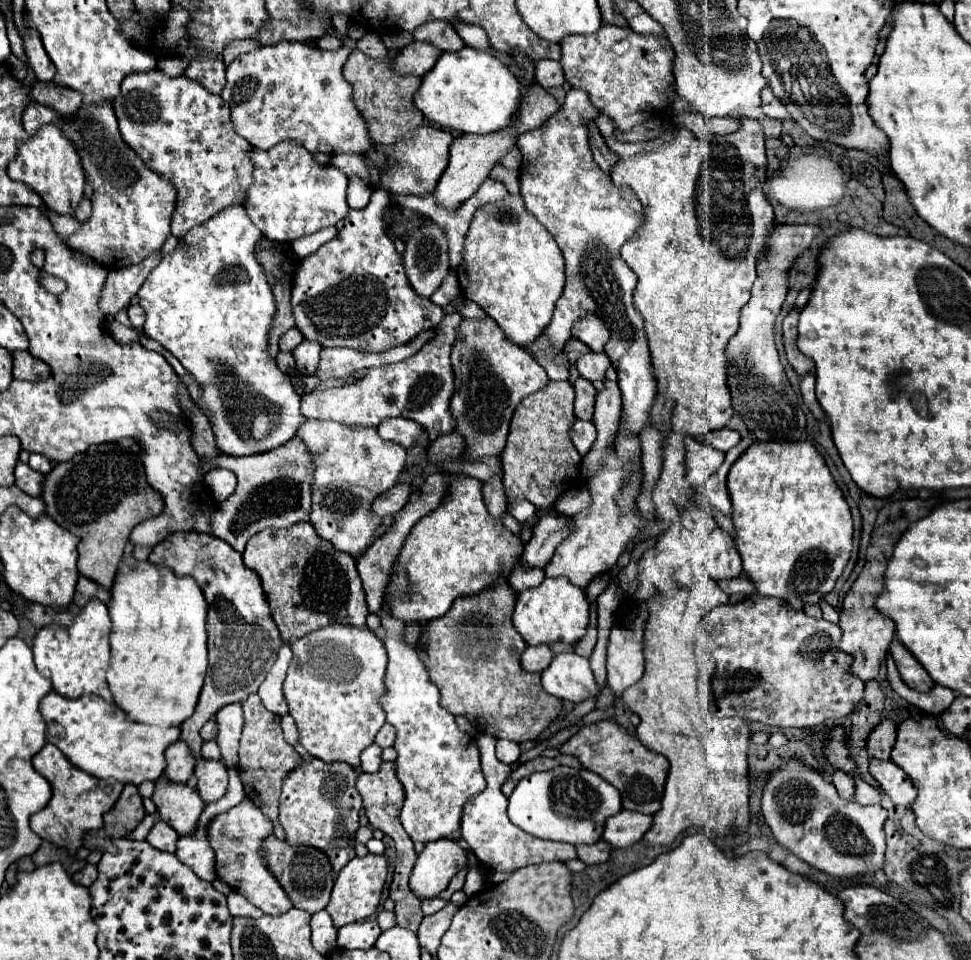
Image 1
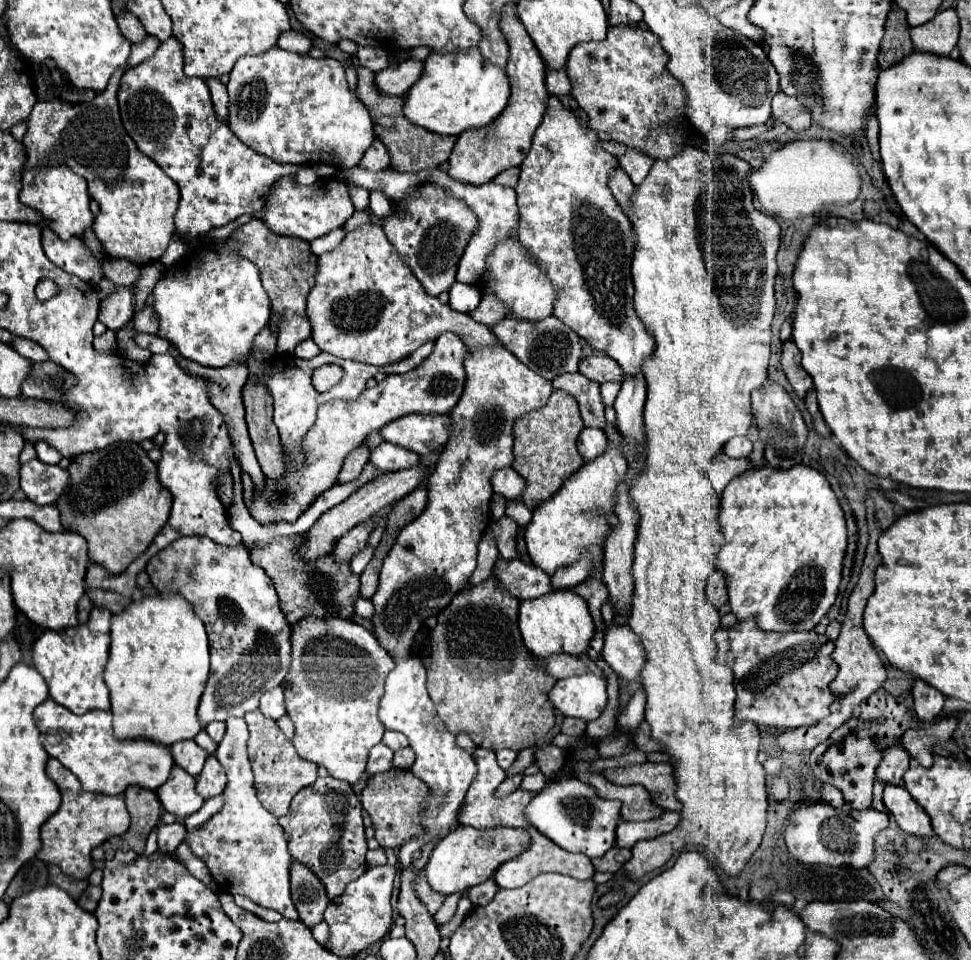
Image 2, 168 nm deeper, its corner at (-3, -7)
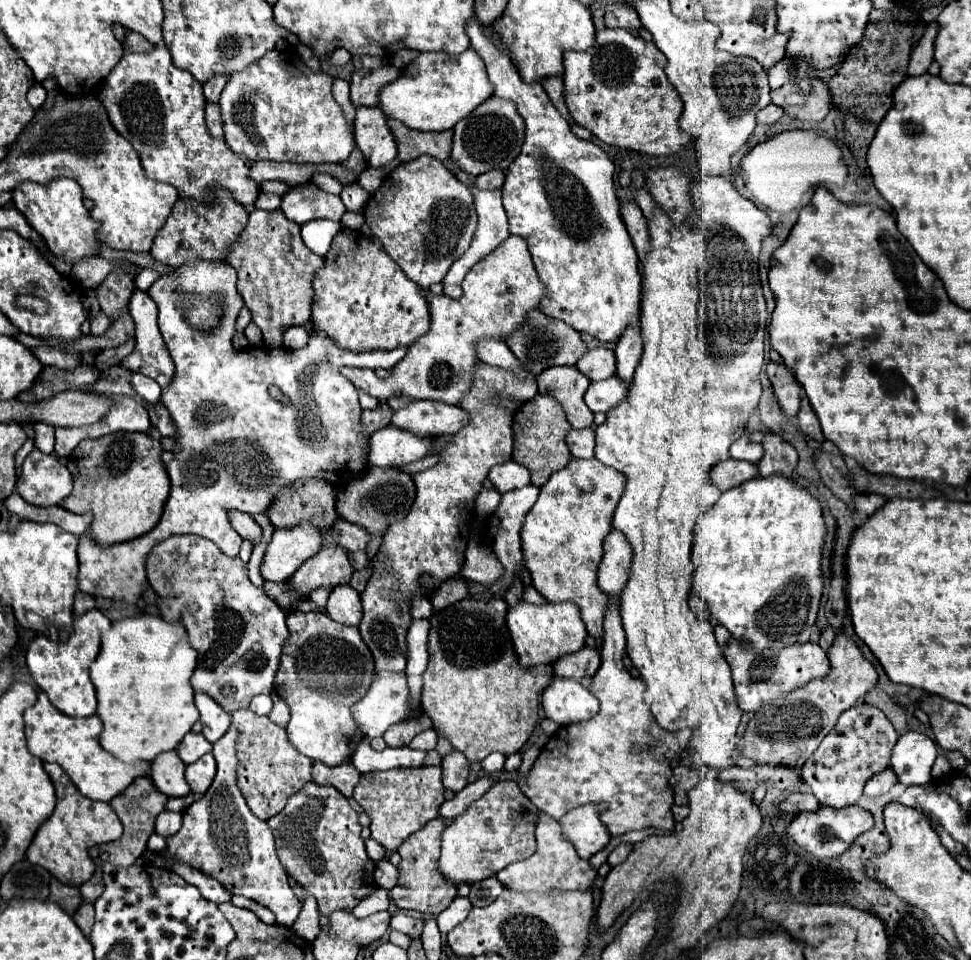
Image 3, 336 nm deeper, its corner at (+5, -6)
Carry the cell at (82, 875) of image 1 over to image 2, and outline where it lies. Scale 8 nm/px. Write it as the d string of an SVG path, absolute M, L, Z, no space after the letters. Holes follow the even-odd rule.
M89 886L81 896L79 896L79 906L83 908L83 910L87 910L87 912L93 912L95 910L95 906L97 906L97 902L99 902L99 894L101 894L101 886Z

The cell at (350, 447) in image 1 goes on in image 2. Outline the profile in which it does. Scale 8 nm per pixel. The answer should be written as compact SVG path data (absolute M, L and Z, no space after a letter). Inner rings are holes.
M387 442L373 448L371 456L369 456L369 464L375 466L383 474L405 470L409 466L415 466L415 462L419 462L417 454L411 454L409 450L403 450L399 446L391 446Z

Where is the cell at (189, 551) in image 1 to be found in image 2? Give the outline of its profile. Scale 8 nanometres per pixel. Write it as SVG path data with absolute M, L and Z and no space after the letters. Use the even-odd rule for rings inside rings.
M185 536L169 544L165 550L157 552L147 564L147 574L161 594L169 594L169 590L181 594L195 608L195 614L203 620L207 628L211 648L211 672L197 712L201 728L205 728L209 722L227 720L229 716L245 716L247 712L259 708L259 698L265 692L265 682L267 690L271 690L285 680L285 674L289 670L291 626L287 626L283 612L279 612L279 600L271 578L267 578L263 568L255 566L249 560L249 550L245 546L223 546L209 538ZM241 642L251 642L251 648L245 650L247 646Z

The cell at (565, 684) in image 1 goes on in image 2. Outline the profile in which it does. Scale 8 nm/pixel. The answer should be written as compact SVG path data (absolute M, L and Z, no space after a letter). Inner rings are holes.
M585 672L557 680L549 692L549 700L565 716L575 716L591 722L603 712L607 704L605 688L607 682L601 676L595 672Z

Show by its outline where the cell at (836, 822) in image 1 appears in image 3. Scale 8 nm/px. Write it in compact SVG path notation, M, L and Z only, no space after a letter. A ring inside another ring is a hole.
M849 805L849 807L819 807L813 813L799 813L791 825L787 827L789 837L793 837L793 841L807 849L809 853L815 853L815 857L819 859L827 859L827 857L839 857L845 849L849 849L851 841L855 841L855 837L859 833L865 833L867 829L873 827L873 815L857 805Z

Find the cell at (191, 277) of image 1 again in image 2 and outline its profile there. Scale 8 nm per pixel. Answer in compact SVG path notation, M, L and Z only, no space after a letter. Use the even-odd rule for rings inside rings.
M231 238L211 240L205 246L193 248L189 252L189 262L183 260L167 268L153 288L153 308L159 316L157 334L175 346L183 358L207 368L225 368L233 362L247 362L253 354L255 336L269 324L271 318L271 300L261 286L257 266L243 258L229 240Z

